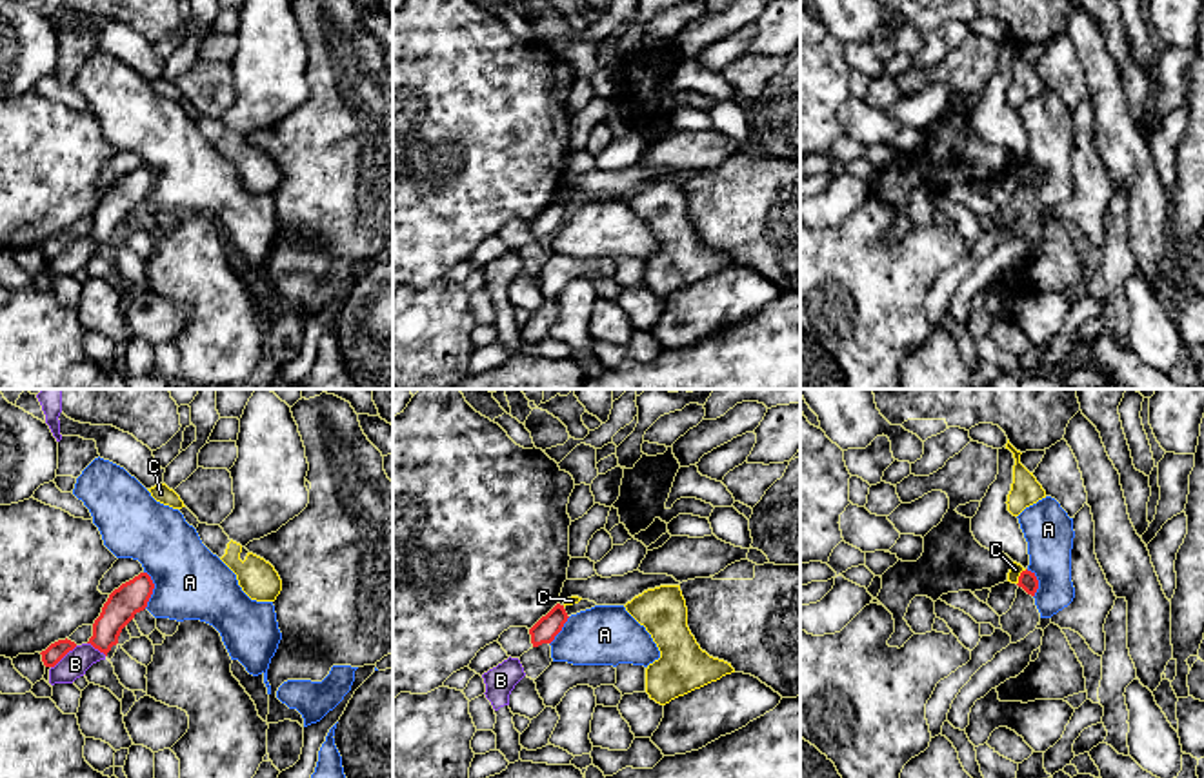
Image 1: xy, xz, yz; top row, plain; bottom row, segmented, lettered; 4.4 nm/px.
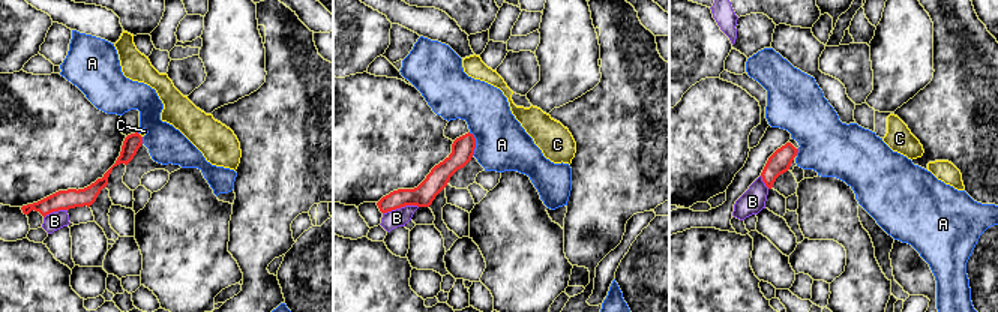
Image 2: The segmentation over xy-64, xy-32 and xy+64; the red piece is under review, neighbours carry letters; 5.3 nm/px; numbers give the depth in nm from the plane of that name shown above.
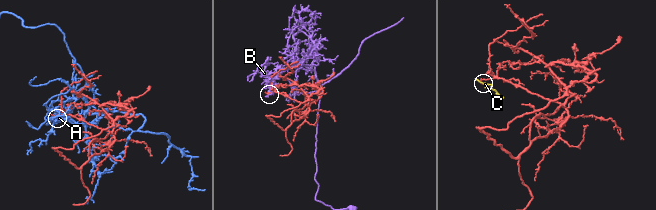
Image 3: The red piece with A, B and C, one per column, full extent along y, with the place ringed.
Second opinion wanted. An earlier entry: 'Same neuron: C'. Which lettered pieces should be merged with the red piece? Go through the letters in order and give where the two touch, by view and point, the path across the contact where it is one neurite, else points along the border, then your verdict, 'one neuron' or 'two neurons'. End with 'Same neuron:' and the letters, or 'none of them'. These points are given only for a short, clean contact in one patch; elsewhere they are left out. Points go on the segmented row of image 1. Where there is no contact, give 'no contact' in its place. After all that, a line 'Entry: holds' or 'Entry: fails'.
A: meets red in xy at (153, 588); border along xy (146, 571), (153, 584), (153, 593), (144, 608); two neurons
B: meets red in xy at (64, 655); two neurons
C: meets red in yz at (1019, 577); border along yz (1026, 569), (1017, 584); two neurons
Same neuron: none of them
Entry: fails

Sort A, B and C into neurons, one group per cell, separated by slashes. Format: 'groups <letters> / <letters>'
groups A / B / C

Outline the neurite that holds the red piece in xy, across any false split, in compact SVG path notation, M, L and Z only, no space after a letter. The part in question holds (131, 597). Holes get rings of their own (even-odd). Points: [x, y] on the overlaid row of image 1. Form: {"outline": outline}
{"outline": "M140 573L115 589L95 620L87 643L107 656L111 647L118 643L122 629L147 607L153 589L155 584L147 573Z"}

